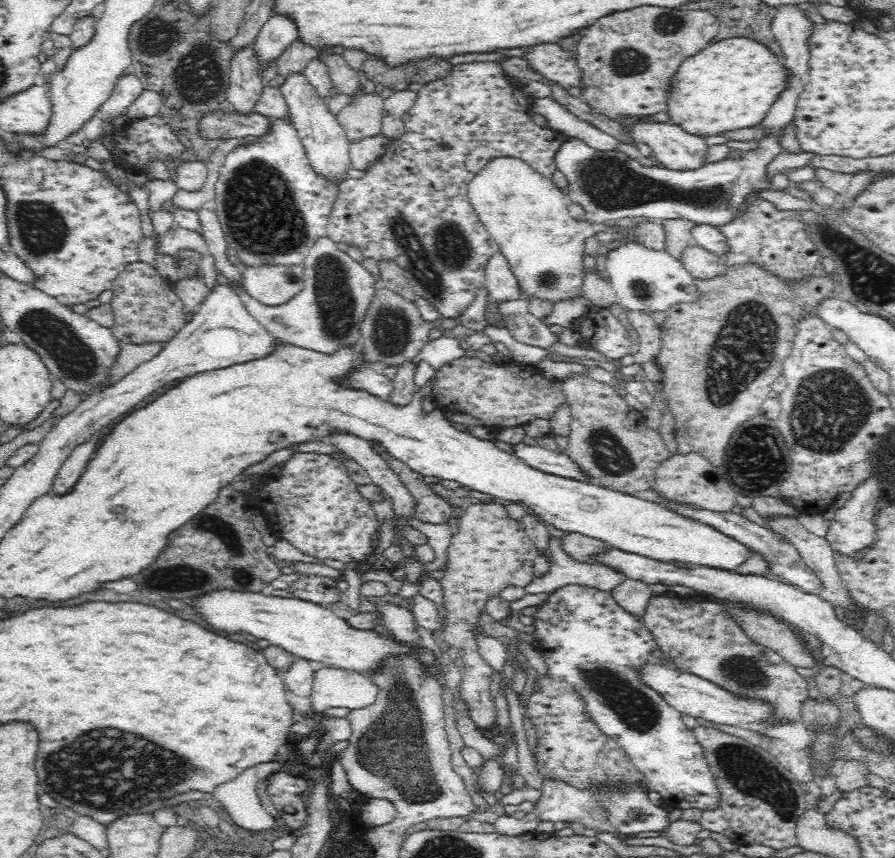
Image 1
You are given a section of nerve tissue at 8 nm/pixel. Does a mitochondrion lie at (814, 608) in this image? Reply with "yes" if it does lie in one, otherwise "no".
no

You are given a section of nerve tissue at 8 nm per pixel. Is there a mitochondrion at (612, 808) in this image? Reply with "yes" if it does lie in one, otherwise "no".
yes

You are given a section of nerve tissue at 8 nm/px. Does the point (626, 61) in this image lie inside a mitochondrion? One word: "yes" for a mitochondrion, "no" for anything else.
yes

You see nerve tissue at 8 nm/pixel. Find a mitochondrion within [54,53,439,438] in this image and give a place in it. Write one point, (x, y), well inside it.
(263, 218)

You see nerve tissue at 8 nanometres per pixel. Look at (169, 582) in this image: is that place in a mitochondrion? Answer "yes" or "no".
no

